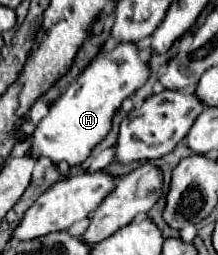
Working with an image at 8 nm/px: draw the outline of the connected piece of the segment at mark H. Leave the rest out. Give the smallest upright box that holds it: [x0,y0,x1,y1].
[29,43,149,165]

